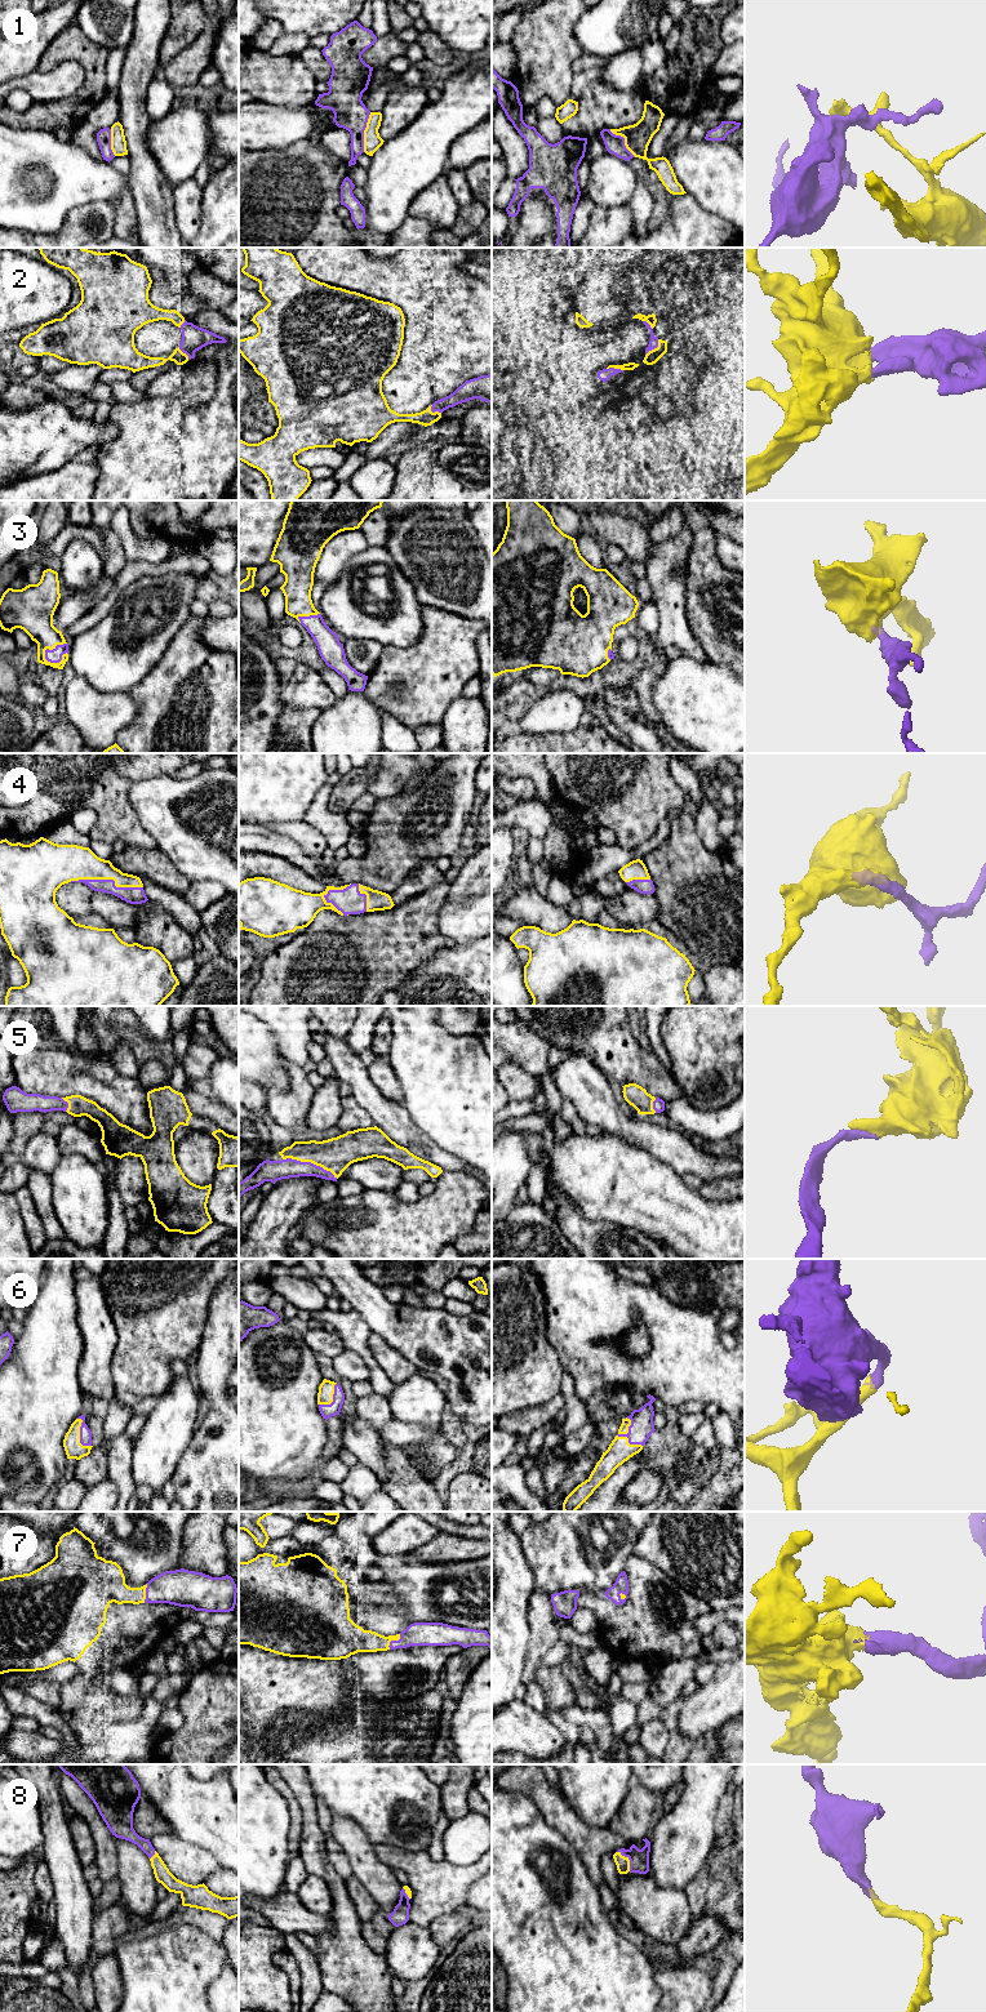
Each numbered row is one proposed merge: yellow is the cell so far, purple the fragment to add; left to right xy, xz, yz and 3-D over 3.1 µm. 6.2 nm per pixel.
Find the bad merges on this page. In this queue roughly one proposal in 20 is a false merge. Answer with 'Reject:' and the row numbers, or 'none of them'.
Reject: 1

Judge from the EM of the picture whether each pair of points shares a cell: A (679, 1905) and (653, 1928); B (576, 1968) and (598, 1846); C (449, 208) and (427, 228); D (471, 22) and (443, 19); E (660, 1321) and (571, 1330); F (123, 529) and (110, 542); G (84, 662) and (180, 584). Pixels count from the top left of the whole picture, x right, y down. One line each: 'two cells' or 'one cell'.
A: one cell
B: two cells
C: two cells
D: one cell
E: one cell
F: two cells
G: one cell

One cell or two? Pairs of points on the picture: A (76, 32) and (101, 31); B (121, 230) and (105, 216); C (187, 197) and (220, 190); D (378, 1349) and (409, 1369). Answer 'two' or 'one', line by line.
A: two
B: two
C: two
D: one

